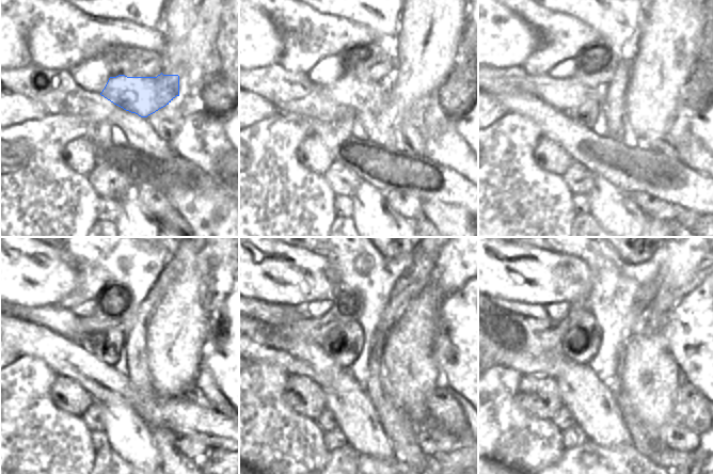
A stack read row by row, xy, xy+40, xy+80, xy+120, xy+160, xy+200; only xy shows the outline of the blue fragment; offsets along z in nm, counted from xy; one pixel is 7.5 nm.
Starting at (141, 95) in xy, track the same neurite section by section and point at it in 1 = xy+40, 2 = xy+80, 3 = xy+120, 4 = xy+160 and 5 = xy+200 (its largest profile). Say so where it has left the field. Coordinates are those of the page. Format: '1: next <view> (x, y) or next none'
1: next xy+40 (373, 96)
2: next xy+80 (564, 93)
3: next xy+120 (62, 321)
4: next xy+160 (274, 314)
5: next xy+200 (500, 305)

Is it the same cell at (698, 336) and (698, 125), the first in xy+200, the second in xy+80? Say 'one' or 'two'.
one

